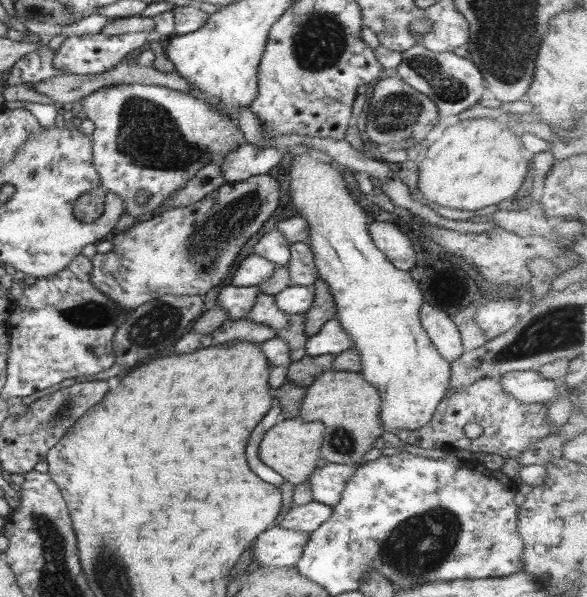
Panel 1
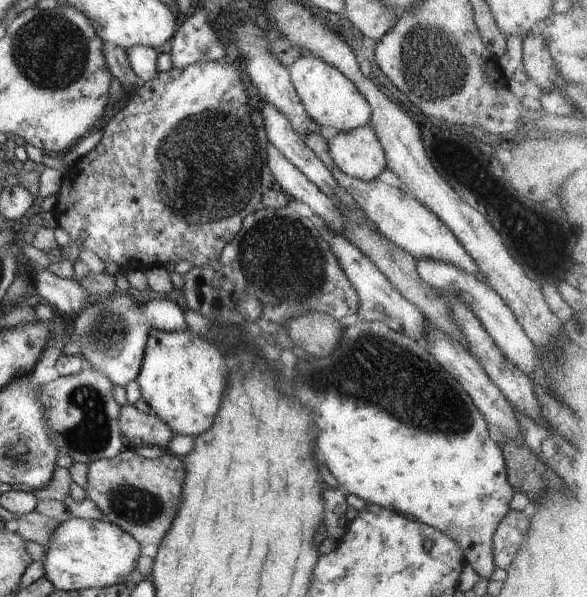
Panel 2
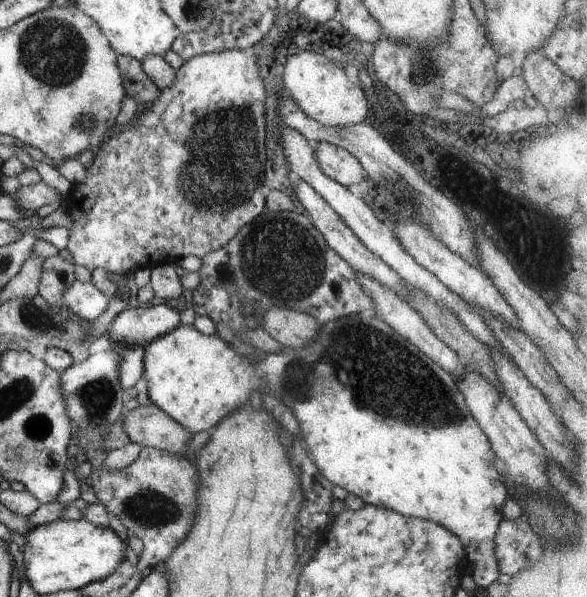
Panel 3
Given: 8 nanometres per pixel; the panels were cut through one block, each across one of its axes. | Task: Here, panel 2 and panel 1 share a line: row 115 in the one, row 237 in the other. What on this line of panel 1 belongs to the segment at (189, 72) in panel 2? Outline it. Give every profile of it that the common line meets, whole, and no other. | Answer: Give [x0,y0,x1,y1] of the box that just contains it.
[90,173,280,311]

